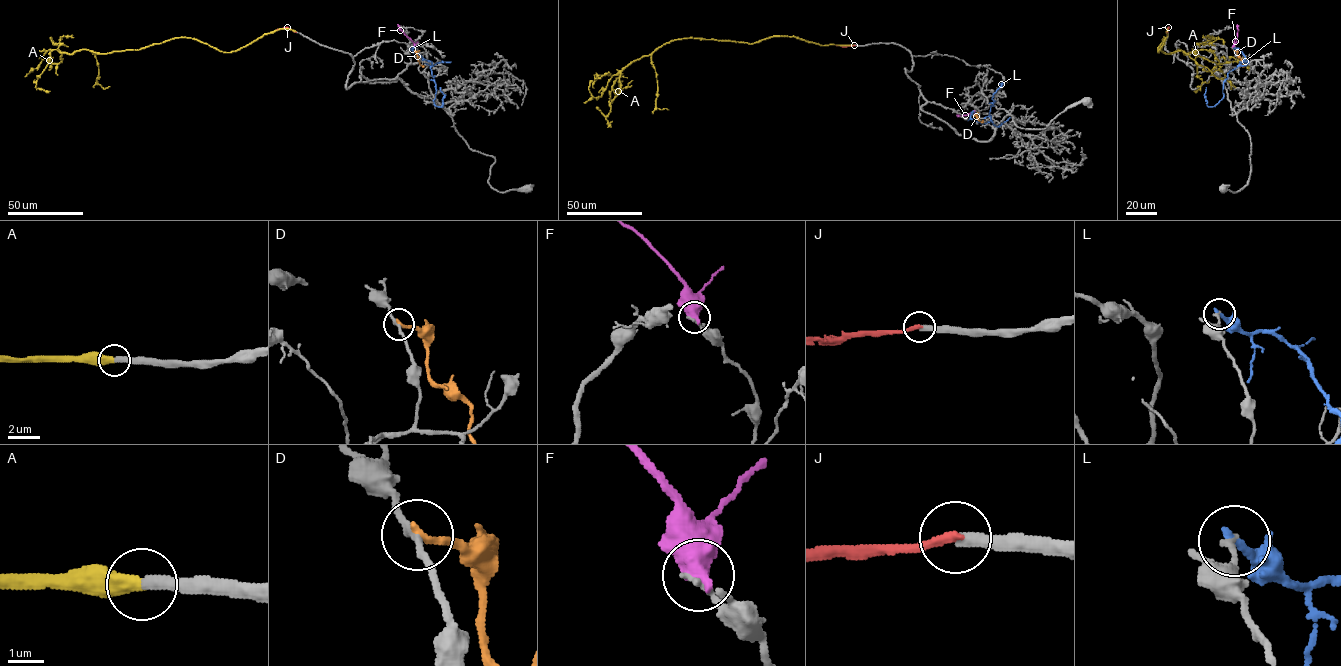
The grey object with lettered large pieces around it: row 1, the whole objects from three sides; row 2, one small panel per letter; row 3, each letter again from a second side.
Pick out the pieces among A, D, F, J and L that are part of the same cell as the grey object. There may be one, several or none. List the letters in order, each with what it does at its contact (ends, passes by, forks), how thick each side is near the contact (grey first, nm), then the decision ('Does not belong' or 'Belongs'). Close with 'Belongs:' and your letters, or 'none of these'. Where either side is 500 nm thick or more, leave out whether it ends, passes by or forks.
A: It ends there. Thickness 360 nm (grey) against 460 nm. Belongs
D: It ends there. Thickness 200 nm (grey) against 220 nm. Does not belong
F: Thickness 190 nm (grey) against 700 nm. Does not belong
J: It ends there. Thickness 340 nm (grey) against 280 nm. Does not belong
L: It ends there. Thickness 150 nm (grey) against 300 nm. Does not belong
Belongs: A

